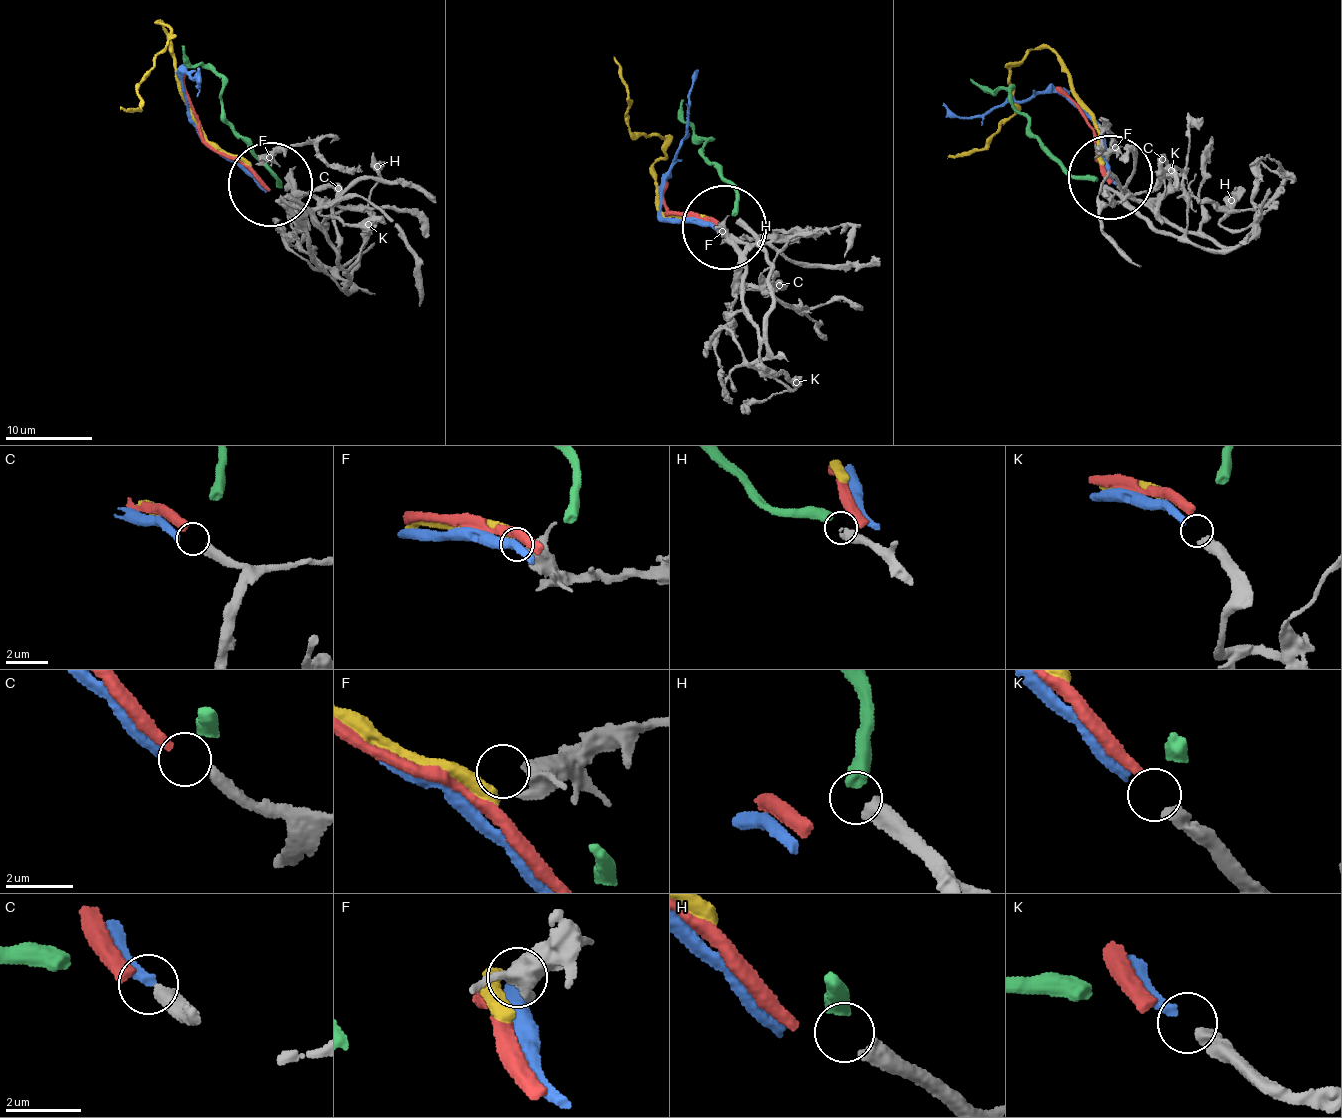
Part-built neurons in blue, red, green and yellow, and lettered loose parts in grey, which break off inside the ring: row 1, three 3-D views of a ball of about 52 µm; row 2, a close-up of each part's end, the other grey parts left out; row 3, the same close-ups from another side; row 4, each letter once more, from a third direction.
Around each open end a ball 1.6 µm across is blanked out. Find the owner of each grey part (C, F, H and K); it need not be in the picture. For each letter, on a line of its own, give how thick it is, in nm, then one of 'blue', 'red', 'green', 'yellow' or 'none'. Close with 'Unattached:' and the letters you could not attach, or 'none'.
C: 360 nm thick; red
F: 340 nm thick; none
H: 500 nm thick; green
K: 440 nm thick; blue
Unattached: F

